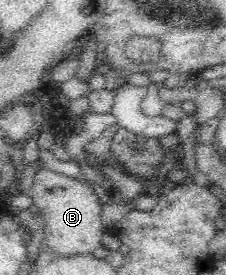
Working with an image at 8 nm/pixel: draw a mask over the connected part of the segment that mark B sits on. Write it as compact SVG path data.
M43 167L34 173L29 196L43 215L43 243L54 256L67 258L88 255L101 246L102 236L106 233L100 222L100 211L103 207L94 194L92 184L81 182L78 178L68 178Z

